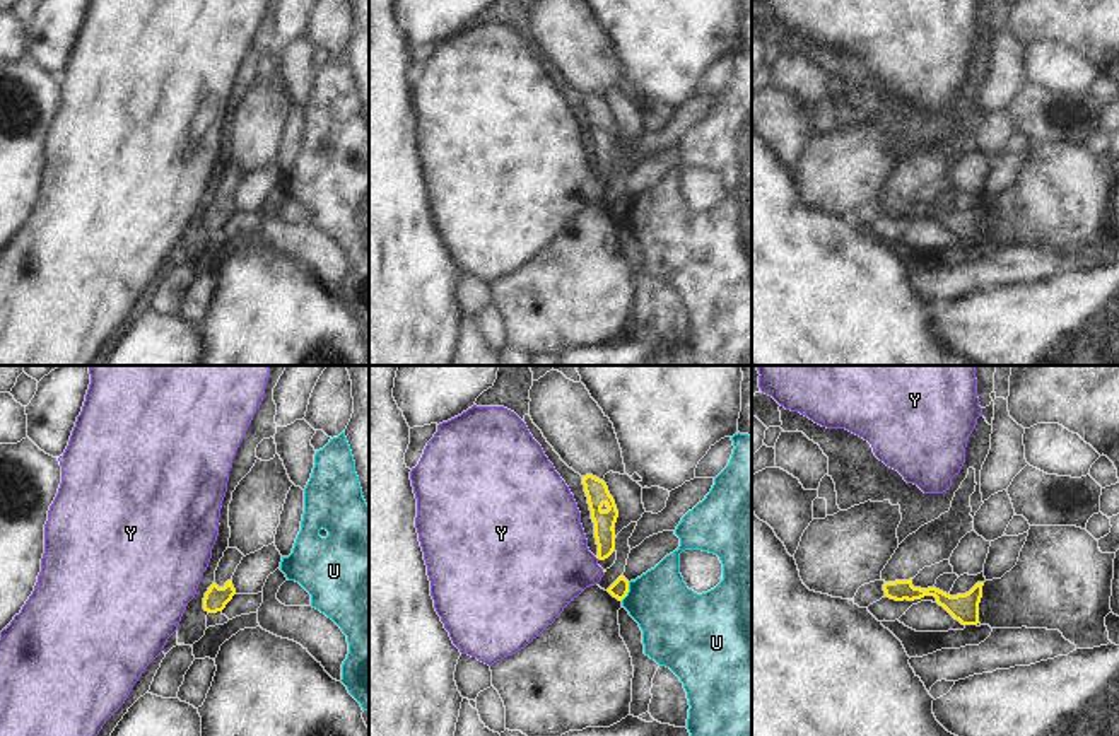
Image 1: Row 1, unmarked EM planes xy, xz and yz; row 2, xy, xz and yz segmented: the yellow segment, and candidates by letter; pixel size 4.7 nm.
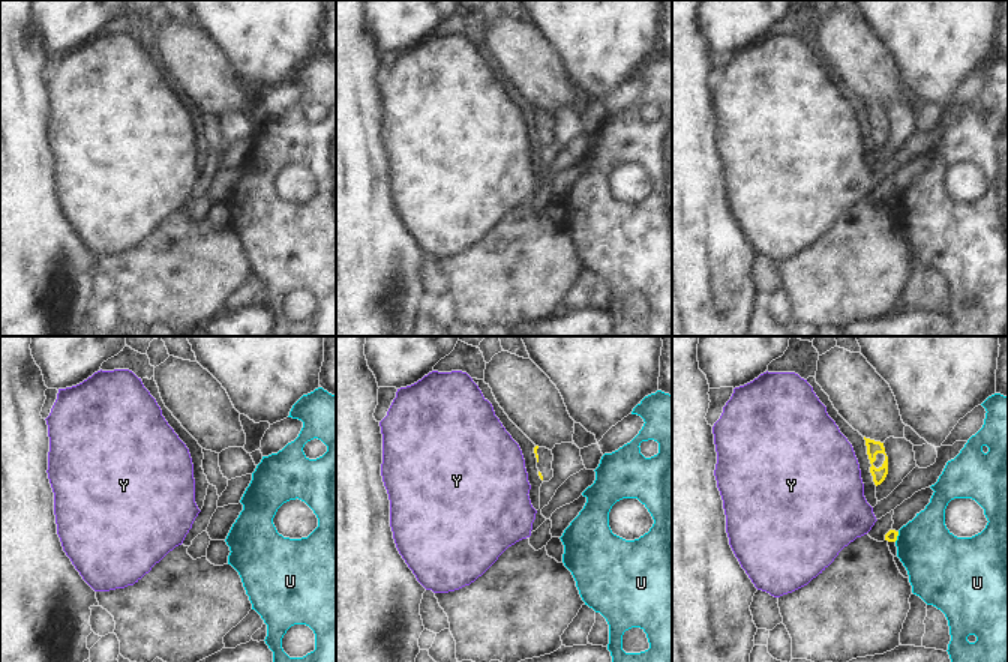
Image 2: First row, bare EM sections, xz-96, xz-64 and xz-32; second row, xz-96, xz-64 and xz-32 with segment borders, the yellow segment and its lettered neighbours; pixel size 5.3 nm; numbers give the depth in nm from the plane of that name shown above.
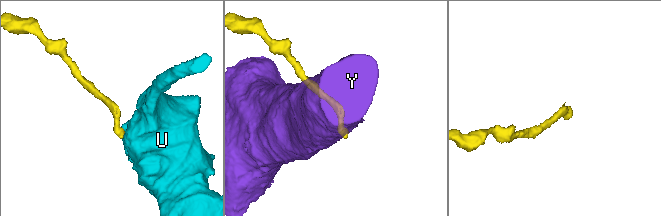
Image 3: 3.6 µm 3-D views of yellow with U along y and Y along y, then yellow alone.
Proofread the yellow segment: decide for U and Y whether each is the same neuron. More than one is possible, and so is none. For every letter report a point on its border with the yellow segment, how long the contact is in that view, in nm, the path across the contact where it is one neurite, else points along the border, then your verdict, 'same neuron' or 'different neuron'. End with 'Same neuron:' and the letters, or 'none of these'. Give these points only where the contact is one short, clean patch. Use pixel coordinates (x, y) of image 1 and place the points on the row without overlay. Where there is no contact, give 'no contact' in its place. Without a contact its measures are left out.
U: meets yellow in xz at (627, 209); contact 100 nm long; border along xz (629, 200), (629, 209), (621, 217); different neuron
Y: no contact; different neuron
Same neuron: none of these

